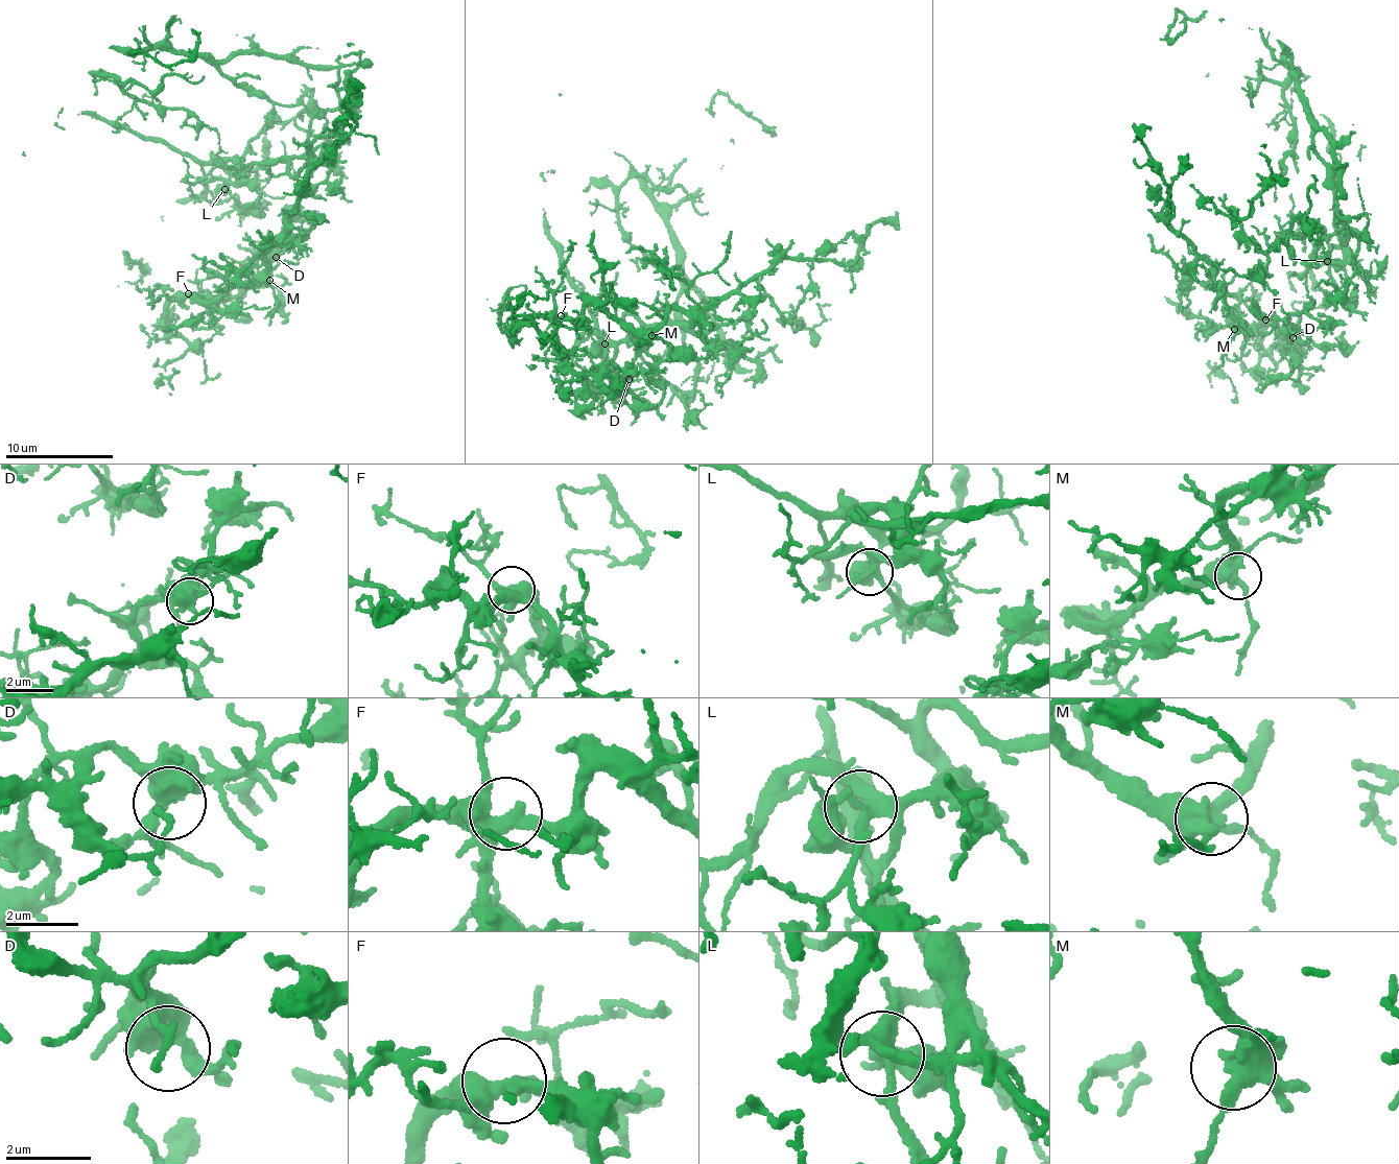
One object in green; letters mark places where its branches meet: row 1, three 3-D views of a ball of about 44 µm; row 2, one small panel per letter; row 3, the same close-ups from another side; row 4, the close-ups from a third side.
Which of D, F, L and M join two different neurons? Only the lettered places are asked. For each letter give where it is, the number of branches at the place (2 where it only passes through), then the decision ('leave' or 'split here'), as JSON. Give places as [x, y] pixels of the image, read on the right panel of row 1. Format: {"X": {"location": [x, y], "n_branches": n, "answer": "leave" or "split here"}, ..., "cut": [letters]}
{"D": {"location": [1293, 337], "n_branches": 5, "answer": "leave"}, "F": {"location": [1265, 319], "n_branches": 5, "answer": "leave"}, "L": {"location": [1327, 261], "n_branches": 6, "answer": "split here"}, "M": {"location": [1234, 329], "n_branches": 5, "answer": "leave"}, "cut": ["L"]}

